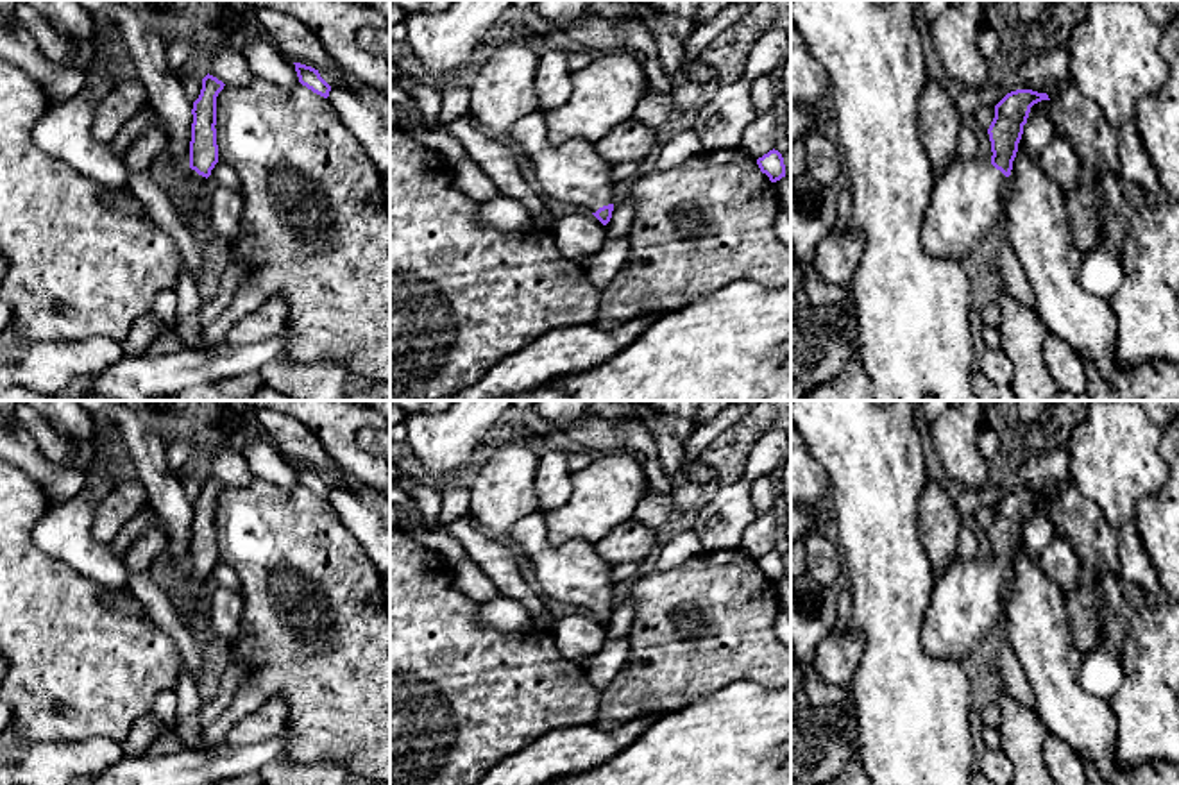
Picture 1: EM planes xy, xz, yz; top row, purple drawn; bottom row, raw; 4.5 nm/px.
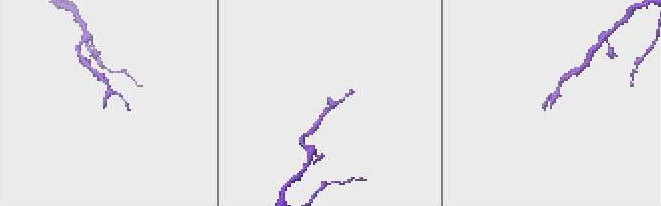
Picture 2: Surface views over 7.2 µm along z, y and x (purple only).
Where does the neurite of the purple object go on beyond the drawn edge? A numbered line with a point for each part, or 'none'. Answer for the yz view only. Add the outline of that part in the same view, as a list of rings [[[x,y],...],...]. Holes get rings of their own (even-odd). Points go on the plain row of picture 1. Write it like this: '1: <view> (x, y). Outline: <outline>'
1: yz (966, 599). Outline: [[[952,556],[934,581],[923,646],[936,658],[963,662],[991,635],[1002,613],[1005,576],[989,561]]]

